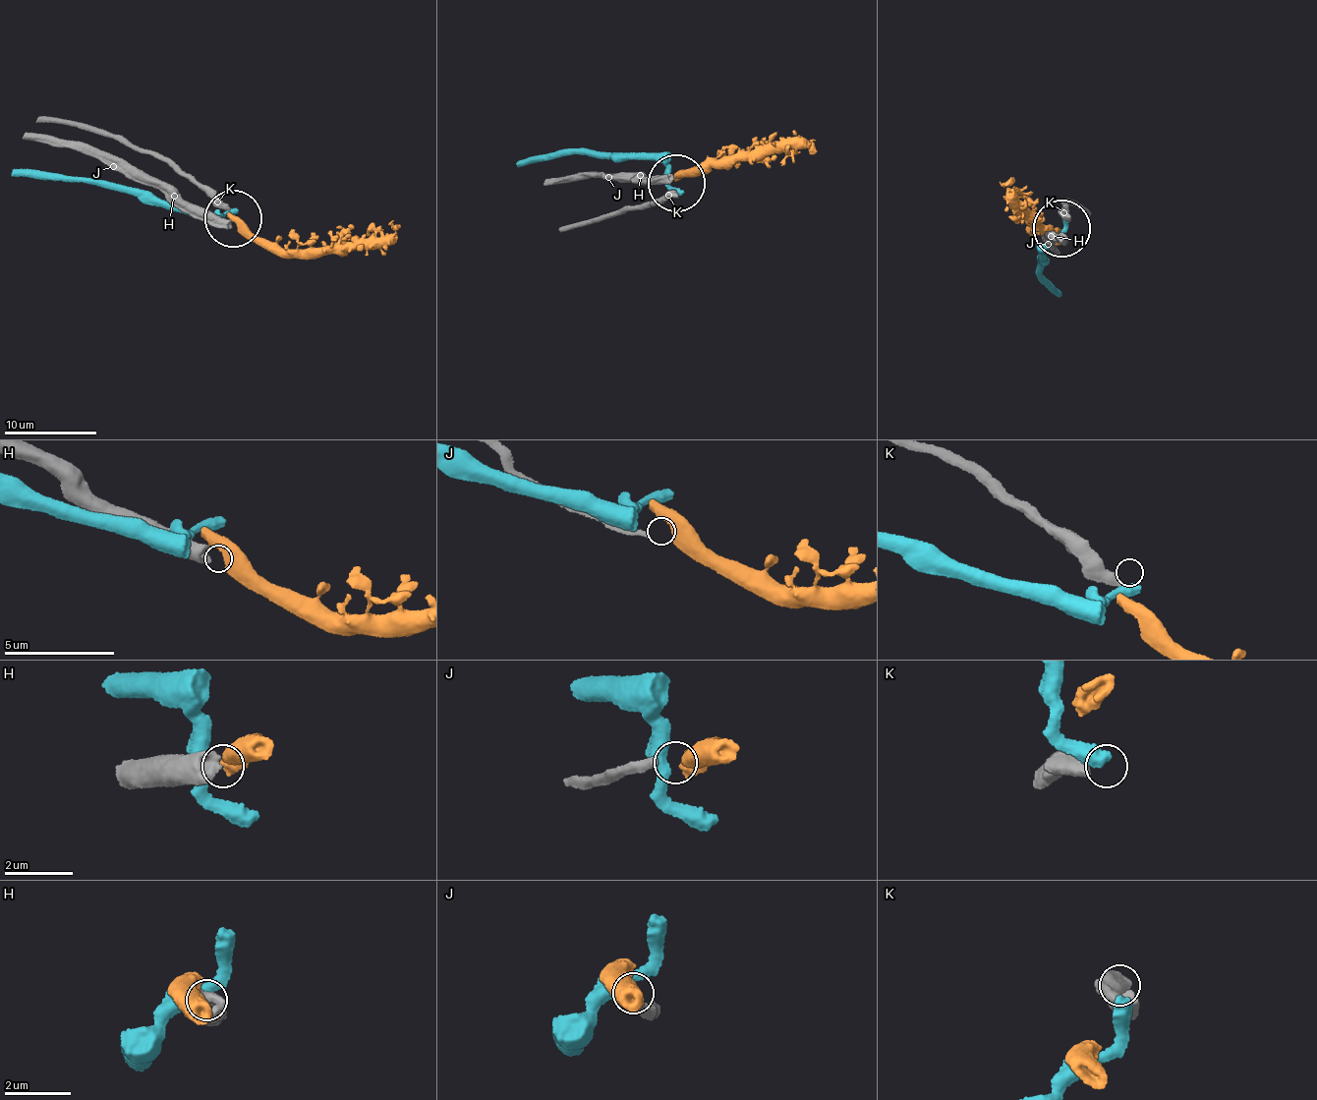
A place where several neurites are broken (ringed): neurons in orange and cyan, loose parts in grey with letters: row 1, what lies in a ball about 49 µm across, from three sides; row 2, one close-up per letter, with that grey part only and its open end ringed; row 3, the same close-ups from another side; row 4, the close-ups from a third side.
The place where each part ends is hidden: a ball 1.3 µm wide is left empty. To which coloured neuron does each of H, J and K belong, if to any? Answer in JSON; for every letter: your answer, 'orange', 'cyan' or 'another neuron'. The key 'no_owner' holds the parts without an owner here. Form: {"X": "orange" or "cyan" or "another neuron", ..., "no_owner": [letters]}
{"H": "orange", "J": "another neuron", "K": "another neuron", "no_owner": ["J", "K"]}

